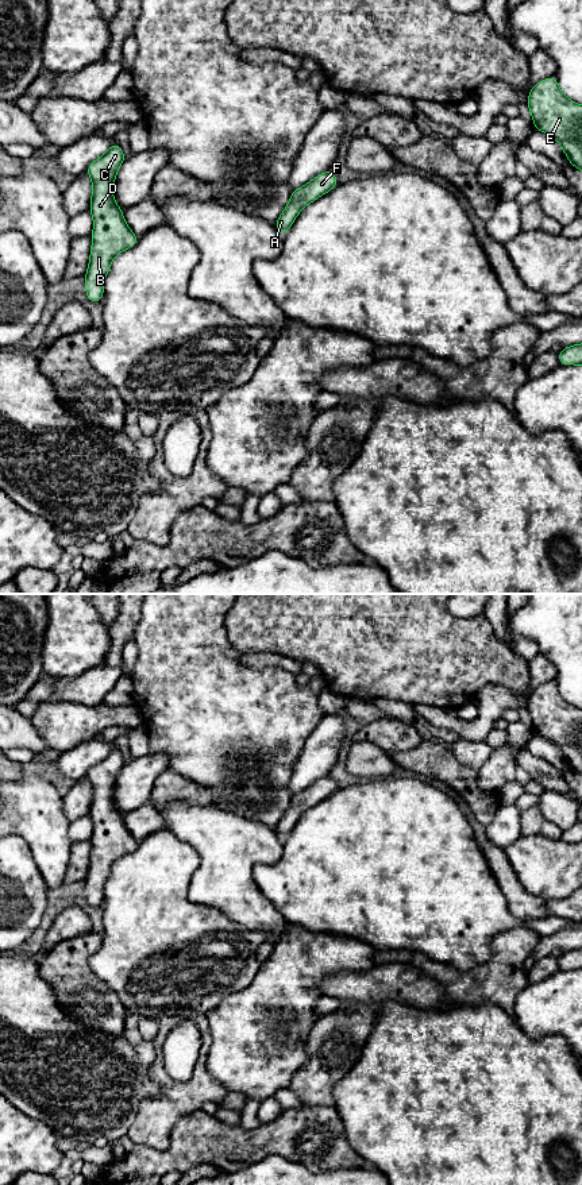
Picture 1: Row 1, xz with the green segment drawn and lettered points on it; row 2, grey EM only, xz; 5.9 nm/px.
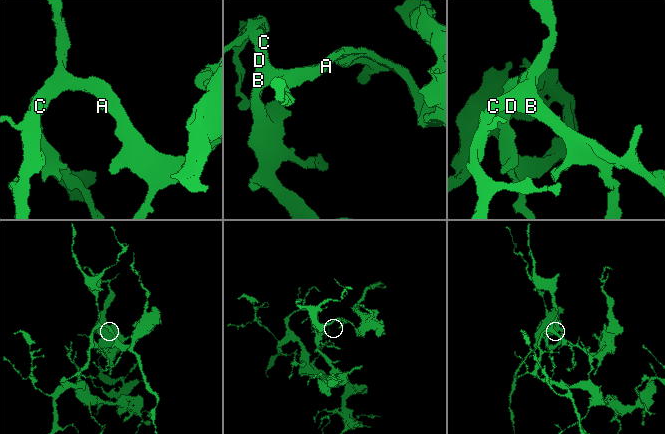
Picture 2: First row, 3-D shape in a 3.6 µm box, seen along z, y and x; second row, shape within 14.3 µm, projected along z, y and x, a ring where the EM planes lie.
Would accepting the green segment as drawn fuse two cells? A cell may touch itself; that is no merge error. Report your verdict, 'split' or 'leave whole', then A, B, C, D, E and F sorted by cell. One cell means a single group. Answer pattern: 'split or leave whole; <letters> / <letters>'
leave whole; A B C D E F

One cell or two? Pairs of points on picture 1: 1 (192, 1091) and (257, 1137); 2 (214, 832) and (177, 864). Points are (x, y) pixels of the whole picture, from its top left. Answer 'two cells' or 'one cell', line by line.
1: two cells
2: two cells

